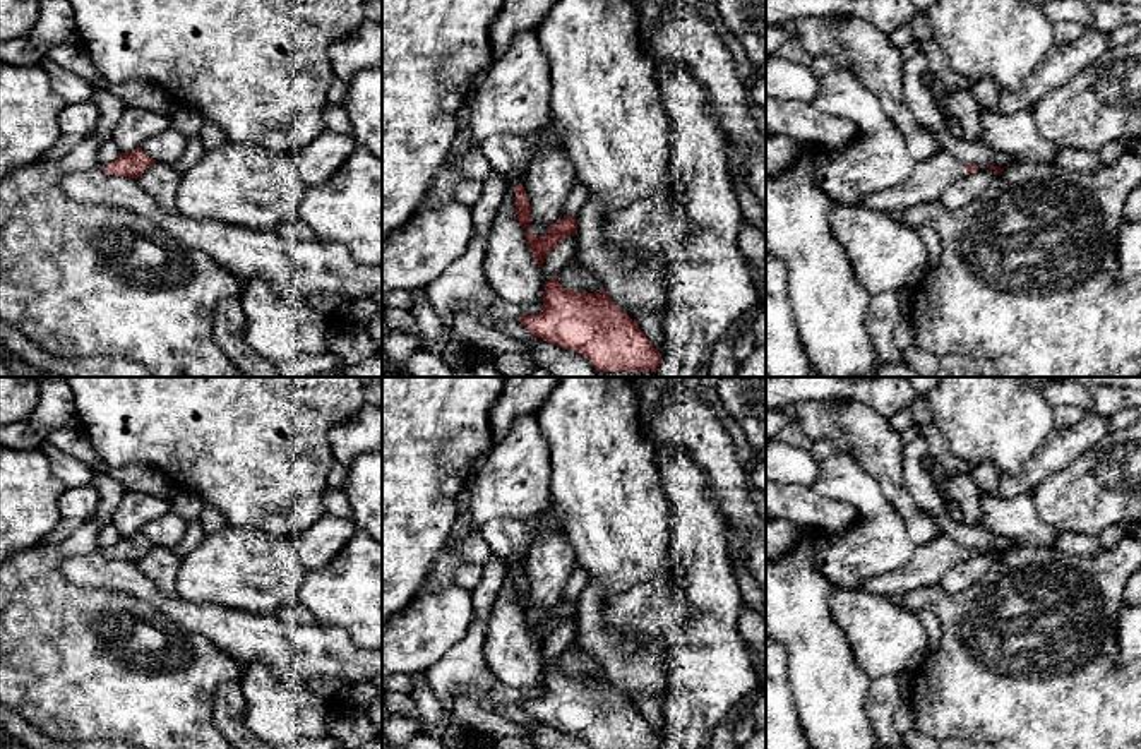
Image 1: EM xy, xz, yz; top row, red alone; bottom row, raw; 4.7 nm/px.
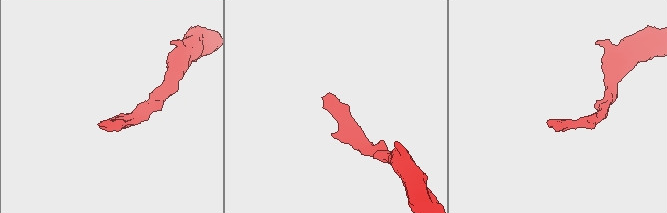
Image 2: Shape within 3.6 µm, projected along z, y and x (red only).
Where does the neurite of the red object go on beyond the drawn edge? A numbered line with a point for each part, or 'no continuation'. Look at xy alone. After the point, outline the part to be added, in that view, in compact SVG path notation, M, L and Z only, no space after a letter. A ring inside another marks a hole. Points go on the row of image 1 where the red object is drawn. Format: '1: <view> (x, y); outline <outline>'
no continuation

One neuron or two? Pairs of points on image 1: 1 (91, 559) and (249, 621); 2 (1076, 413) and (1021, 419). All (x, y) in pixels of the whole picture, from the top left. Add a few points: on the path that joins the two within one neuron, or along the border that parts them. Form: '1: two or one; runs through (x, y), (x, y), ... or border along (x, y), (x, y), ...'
1: one; runs through (131, 580), (165, 604), (192, 617), (209, 621)
2: two; border along (1052, 408), (1056, 427)

